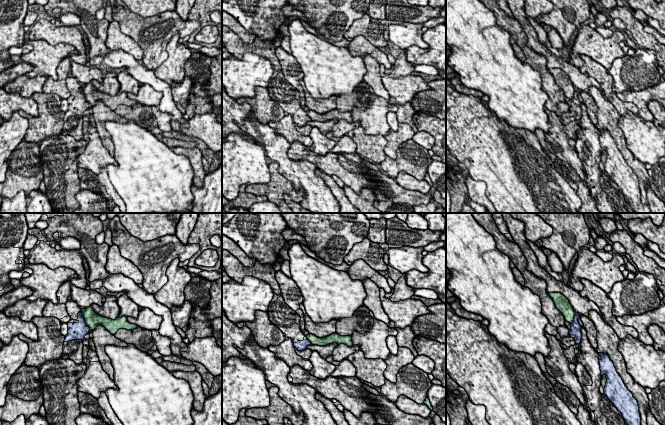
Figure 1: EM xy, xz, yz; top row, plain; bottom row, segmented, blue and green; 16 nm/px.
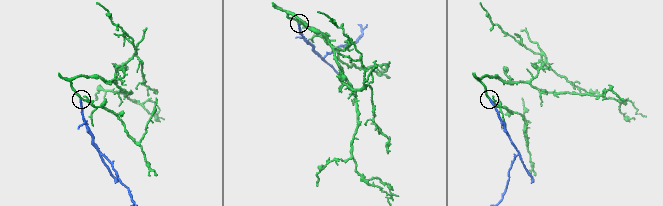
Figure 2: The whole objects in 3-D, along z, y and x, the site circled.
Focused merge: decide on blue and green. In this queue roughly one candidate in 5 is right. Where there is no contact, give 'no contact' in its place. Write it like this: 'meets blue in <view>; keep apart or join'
meets blue in xy; keep apart

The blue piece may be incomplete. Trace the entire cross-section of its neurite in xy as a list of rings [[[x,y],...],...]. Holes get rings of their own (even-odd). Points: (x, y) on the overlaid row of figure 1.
[[[68,300],[66,310],[71,320],[68,324],[68,334],[65,337],[63,345],[63,354],[68,355],[69,359],[76,364],[83,363],[83,340],[90,332],[90,328],[85,323],[81,313],[81,308],[75,301]]]

